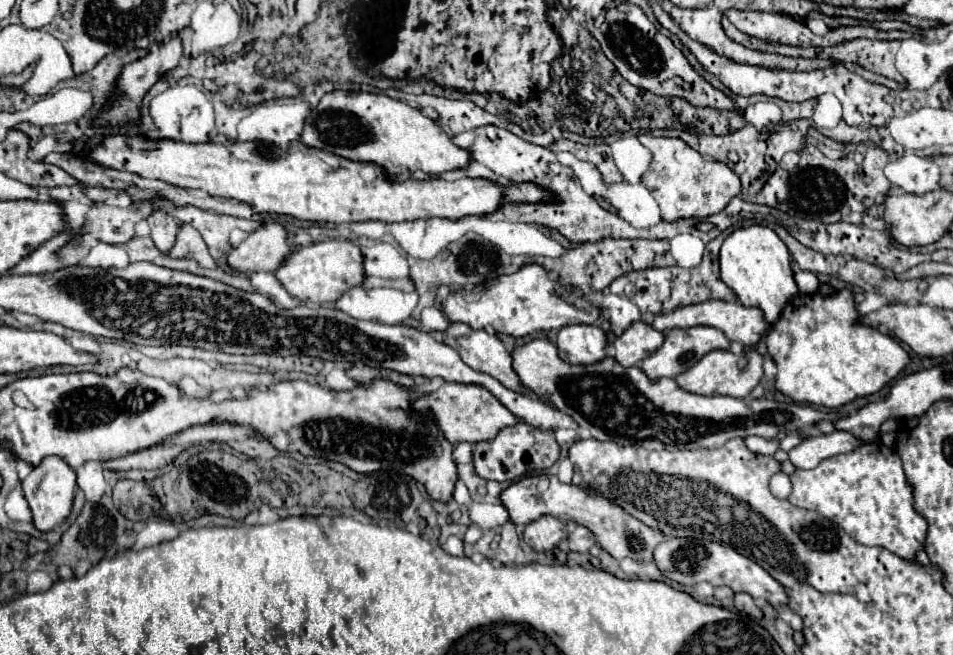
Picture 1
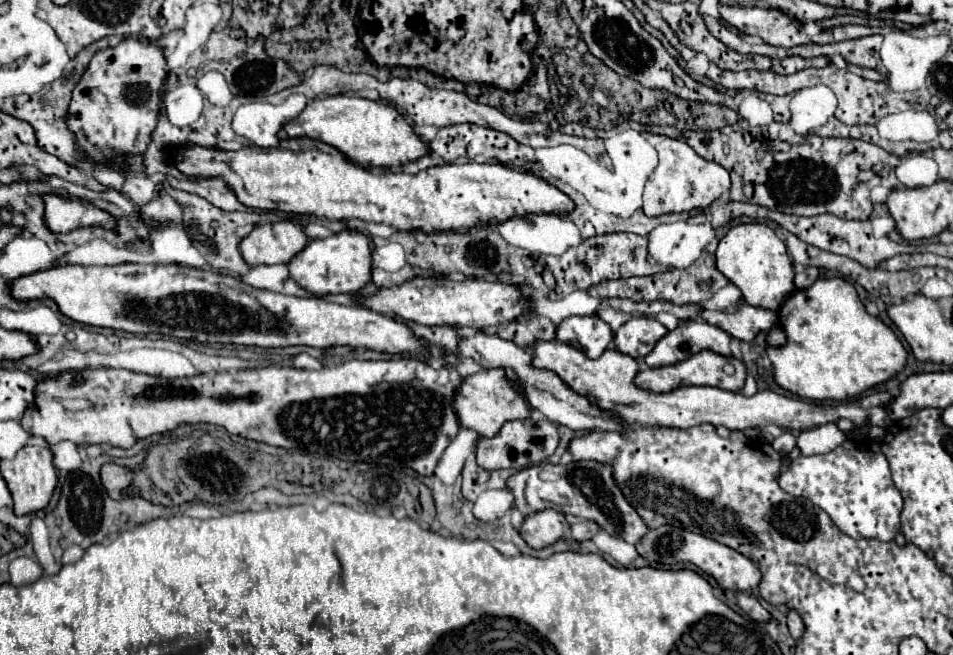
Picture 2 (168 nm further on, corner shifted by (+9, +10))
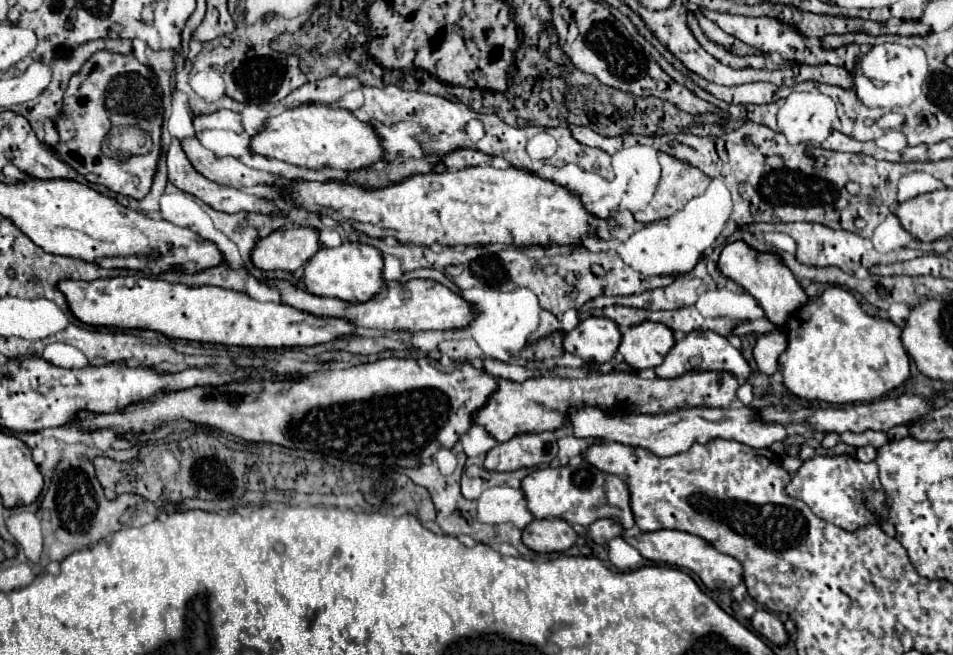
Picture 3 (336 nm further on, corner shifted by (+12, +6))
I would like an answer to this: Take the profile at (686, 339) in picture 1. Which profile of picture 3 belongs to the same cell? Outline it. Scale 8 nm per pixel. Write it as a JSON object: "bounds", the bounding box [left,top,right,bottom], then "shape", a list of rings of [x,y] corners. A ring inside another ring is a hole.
{"bounds":[654,332,750,380],"shape":[[[690,332],[686,334],[680,342],[676,342],[670,352],[666,354],[664,362],[660,366],[654,368],[656,376],[660,378],[676,378],[682,376],[686,370],[718,370],[718,372],[732,372],[738,380],[746,380],[750,376],[750,366],[744,360],[744,356],[740,354],[740,350],[736,350],[728,338],[716,334],[716,332]]]}

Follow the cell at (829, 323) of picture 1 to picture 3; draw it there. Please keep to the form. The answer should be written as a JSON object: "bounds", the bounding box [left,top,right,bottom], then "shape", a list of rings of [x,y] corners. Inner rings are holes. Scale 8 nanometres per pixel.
{"bounds":[780,286,910,404],"shape":[[[828,286],[818,298],[798,308],[786,322],[788,348],[780,356],[784,386],[806,400],[822,400],[830,404],[868,402],[898,388],[910,376],[910,358],[900,342],[900,328],[890,320],[868,316],[858,300],[840,286]]]}

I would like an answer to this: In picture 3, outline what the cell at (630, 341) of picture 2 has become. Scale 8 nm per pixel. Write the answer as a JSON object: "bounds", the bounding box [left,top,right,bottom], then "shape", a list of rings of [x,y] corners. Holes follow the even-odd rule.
{"bounds":[618,322,676,370],"shape":[[[644,322],[622,334],[618,352],[624,356],[624,362],[636,370],[654,368],[664,360],[674,342],[676,340],[668,326],[658,322]]]}

